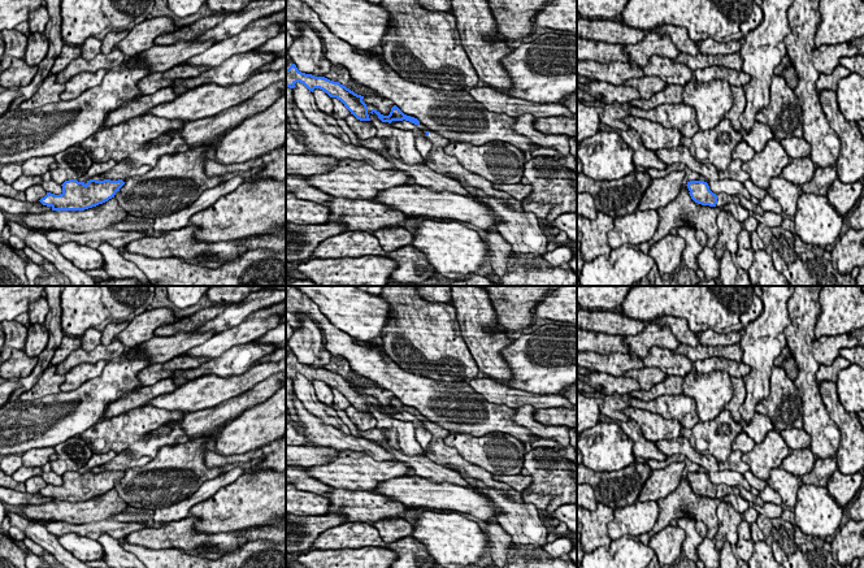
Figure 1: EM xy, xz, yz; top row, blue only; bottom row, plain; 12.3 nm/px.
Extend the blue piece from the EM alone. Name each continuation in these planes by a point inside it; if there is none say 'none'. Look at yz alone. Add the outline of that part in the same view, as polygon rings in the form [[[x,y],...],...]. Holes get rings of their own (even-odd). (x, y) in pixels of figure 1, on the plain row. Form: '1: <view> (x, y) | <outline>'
1: yz (723, 490) | [[[717,485],[717,498],[720,500],[722,500],[722,498],[729,494],[739,495],[739,487],[733,487],[728,485]]]

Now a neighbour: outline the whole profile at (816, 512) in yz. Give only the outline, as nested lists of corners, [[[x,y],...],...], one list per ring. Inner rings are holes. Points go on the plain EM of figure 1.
[[[800,485],[794,507],[794,525],[806,536],[825,539],[839,530],[843,508],[829,494],[828,487]]]

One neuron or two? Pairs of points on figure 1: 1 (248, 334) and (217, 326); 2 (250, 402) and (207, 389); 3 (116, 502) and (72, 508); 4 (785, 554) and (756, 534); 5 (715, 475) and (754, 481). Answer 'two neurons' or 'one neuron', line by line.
1: two neurons
2: two neurons
3: one neuron
4: two neurons
5: two neurons

